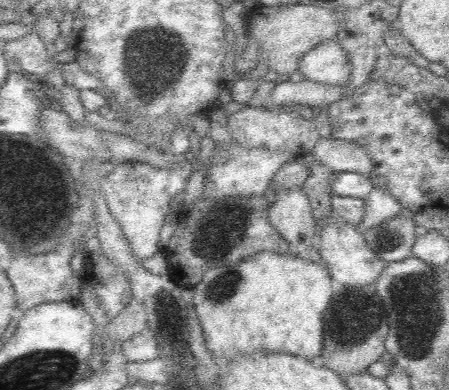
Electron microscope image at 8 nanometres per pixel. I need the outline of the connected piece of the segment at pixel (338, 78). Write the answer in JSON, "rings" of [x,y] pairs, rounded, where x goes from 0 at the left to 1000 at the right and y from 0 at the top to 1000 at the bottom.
{"rings":[[[748,97],[708,113],[664,159],[664,185],[677,205],[708,210],[731,226],[762,226],[780,205],[780,154]]]}

